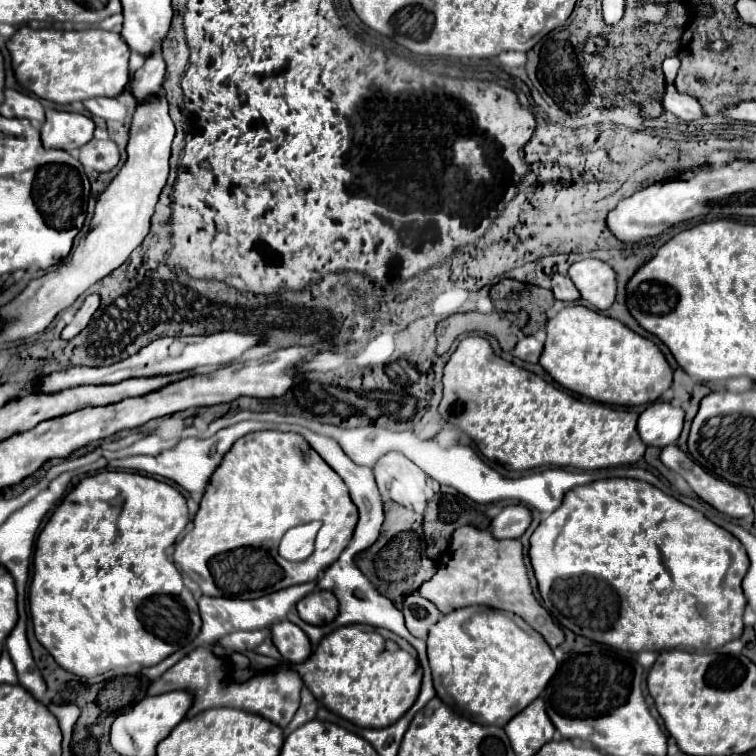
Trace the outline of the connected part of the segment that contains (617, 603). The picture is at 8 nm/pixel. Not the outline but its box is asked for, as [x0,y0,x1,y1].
[529,478,749,654]

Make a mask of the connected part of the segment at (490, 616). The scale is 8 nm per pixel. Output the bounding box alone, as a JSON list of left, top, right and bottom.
[427,606,557,726]

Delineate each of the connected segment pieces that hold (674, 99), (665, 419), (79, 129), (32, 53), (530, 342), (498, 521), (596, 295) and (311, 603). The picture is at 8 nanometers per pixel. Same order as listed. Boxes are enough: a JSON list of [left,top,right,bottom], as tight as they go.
[[663,84,704,120],[637,402,683,446],[41,108,93,152],[7,26,129,104],[513,336,543,362],[491,504,531,540],[567,260,615,310],[297,590,339,626]]

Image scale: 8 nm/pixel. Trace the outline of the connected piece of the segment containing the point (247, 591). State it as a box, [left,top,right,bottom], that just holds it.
[173,432,357,600]

